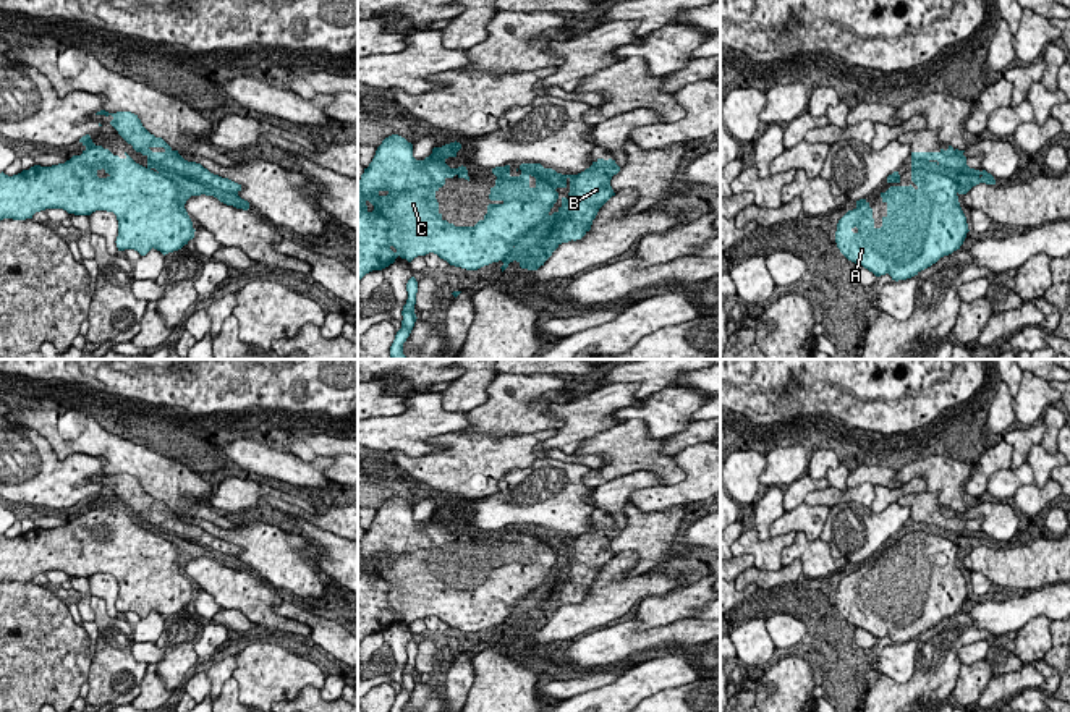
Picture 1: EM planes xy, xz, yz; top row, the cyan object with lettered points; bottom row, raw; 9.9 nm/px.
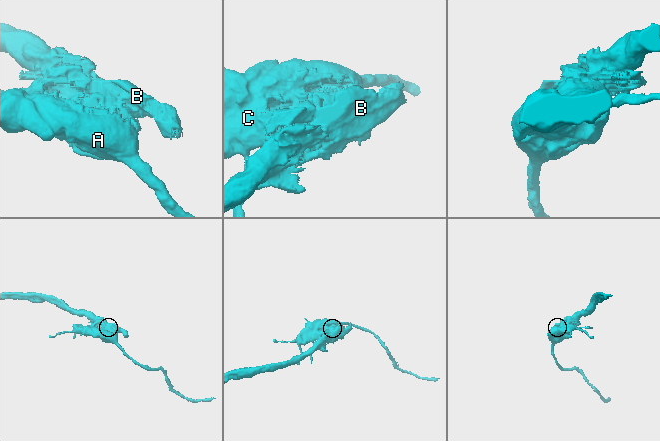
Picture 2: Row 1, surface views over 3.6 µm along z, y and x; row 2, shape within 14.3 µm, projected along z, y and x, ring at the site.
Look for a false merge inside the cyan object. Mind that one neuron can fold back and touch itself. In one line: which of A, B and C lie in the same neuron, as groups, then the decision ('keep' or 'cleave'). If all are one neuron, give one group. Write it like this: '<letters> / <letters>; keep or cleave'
A C / B; cleave

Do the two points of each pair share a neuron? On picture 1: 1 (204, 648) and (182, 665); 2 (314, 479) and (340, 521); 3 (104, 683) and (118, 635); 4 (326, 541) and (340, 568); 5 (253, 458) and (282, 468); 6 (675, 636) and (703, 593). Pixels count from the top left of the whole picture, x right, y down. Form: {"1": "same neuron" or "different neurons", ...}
{"1": "different neurons", "2": "different neurons", "3": "same neuron", "4": "same neuron", "5": "same neuron", "6": "different neurons"}

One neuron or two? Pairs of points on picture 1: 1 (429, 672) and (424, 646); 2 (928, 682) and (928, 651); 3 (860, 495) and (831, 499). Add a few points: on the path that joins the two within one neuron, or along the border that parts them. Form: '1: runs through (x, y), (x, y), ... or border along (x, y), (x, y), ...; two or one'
1: runs through (426, 665), (426, 652); one
2: runs through (928, 673), (928, 659); one
3: runs through (853, 495), (837, 495); one

